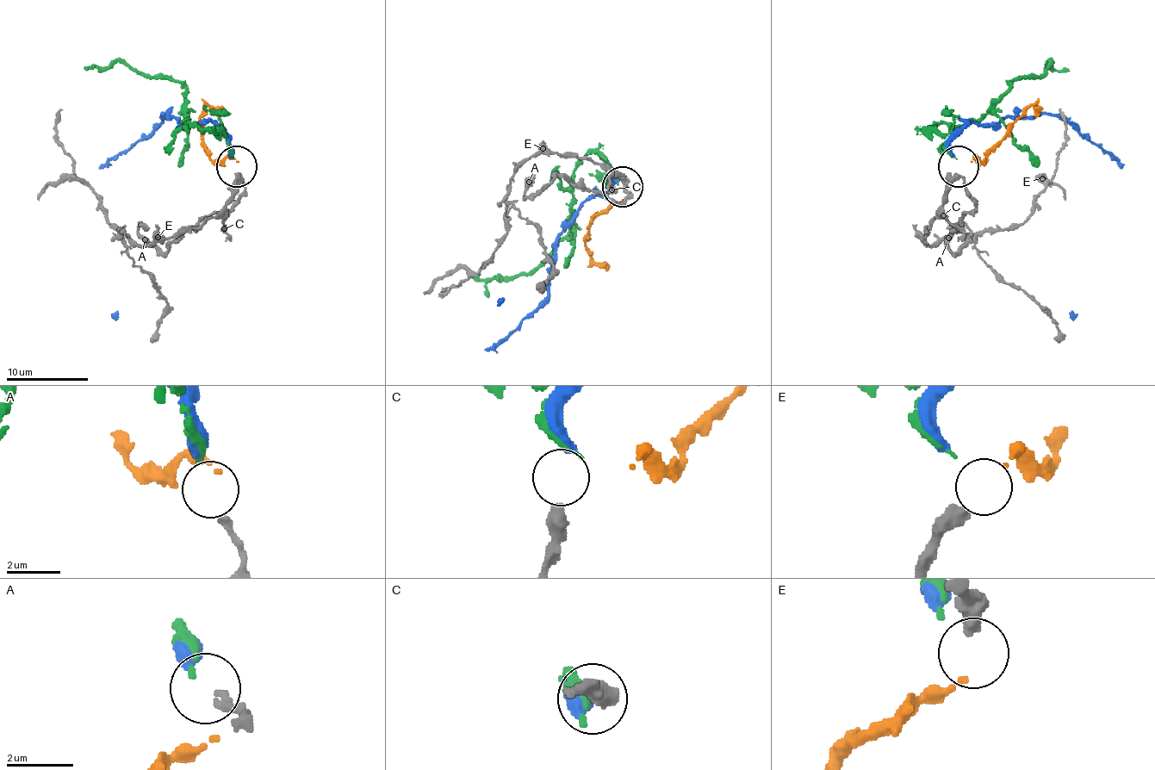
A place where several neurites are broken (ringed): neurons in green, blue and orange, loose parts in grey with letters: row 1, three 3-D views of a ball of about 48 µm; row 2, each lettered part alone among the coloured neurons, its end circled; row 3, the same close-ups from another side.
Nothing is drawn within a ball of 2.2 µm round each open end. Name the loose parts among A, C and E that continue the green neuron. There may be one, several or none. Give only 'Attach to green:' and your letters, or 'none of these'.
Attach to green: A

